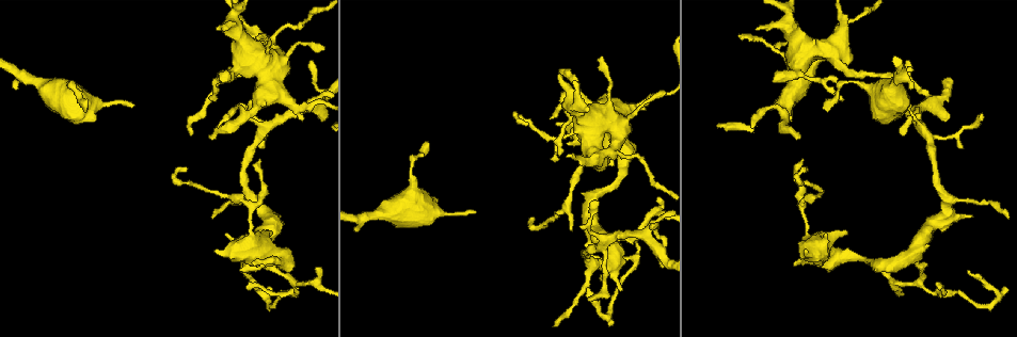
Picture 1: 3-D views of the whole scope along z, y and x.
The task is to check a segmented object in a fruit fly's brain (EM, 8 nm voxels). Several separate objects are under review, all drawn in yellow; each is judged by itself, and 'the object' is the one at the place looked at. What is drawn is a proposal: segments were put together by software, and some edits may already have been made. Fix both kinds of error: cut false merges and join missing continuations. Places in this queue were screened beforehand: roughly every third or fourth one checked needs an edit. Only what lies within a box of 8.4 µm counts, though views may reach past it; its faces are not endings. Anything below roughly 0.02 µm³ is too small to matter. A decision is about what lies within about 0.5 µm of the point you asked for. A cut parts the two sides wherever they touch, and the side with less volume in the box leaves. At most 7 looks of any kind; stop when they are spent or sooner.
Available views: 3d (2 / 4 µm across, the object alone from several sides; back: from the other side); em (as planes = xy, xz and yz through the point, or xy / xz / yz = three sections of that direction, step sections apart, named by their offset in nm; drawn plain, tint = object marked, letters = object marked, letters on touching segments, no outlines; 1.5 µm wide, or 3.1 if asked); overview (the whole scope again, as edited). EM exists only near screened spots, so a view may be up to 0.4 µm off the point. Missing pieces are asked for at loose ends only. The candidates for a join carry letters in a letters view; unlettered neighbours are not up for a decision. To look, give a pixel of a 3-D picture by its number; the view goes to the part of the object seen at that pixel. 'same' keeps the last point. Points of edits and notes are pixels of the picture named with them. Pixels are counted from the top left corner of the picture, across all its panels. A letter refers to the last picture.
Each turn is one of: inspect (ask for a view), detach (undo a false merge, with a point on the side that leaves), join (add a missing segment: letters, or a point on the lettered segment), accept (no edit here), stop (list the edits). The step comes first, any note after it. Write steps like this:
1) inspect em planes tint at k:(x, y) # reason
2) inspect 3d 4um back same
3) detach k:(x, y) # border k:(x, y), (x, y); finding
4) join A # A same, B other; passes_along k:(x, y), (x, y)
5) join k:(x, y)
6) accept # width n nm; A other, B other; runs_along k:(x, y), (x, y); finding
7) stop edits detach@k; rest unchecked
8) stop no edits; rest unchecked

inspect em planes letters at 1:(133, 105) # branch stops here

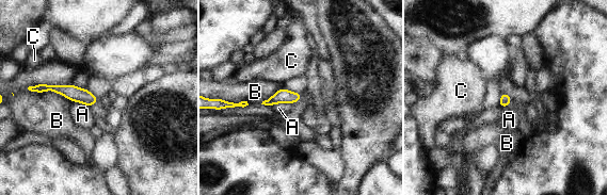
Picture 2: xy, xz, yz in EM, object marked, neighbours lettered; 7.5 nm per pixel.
accept # width 80 nm; A other, B other, C other; border 2:(294, 102), (276, 102), (271, 106); none of them fits

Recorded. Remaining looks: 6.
inspect 3d 2um at 1:(757, 28) # branch stops here

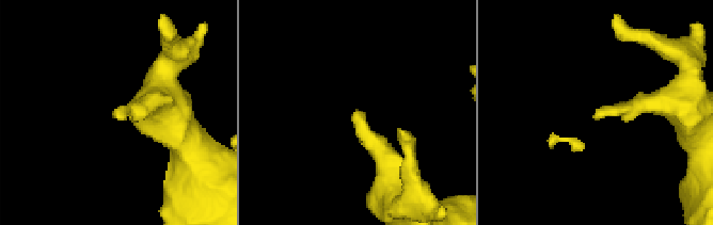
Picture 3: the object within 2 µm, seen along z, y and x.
inspect em yz step 8 tint at 3:(116, 113) # need the tissue

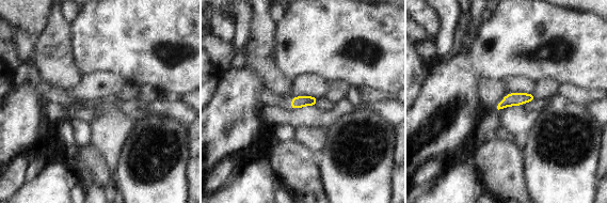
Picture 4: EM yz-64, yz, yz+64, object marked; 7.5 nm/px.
inspect em xz step 8 letters same

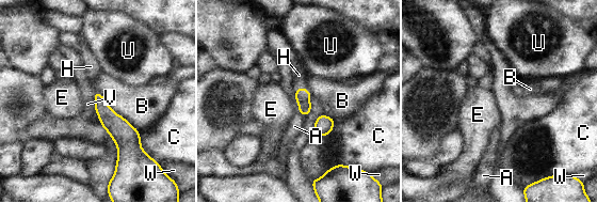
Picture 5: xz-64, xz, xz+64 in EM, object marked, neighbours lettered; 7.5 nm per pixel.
join H # A other, B other, C other, E other, H same, U other, V other, W other; the cell continues

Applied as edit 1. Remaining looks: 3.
inspect 3d 2um at 1:(550, 118) # free end

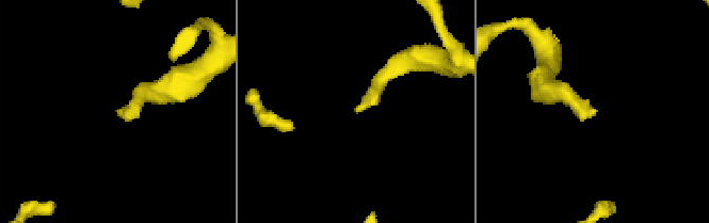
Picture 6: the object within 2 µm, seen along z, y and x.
inspect em xz step 4 tint at 6:(594, 114)

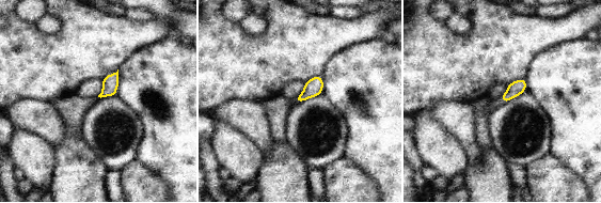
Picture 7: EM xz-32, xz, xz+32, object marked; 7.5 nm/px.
inspect em planes letters same # cut it another way

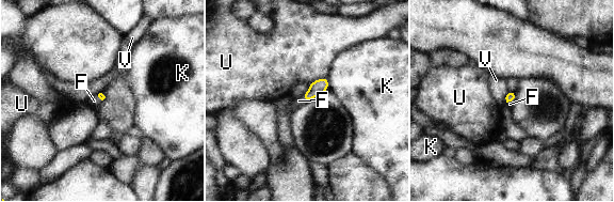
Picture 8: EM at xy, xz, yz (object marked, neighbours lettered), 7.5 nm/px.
join F # F same, K other, U other, V other; passes_along 8:(317, 88), (304, 99), (299, 100); it goes on there

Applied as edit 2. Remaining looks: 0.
stop edits join@5, join@8; rest unchecked

